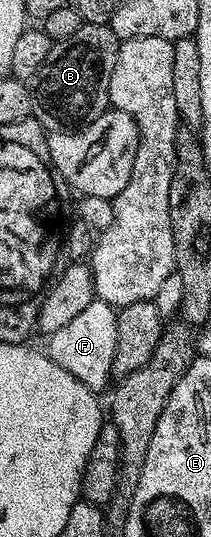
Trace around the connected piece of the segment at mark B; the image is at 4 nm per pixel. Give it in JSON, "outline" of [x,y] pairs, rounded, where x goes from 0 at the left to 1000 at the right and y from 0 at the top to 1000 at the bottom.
{"outline":[[[384,41],[379,50],[308,74],[251,78],[218,114],[190,123],[171,162],[161,155],[194,236],[246,248],[318,248],[417,240],[431,229],[498,220],[521,199],[521,136],[540,136],[540,114],[559,114],[573,78],[512,43],[403,41]]]}

